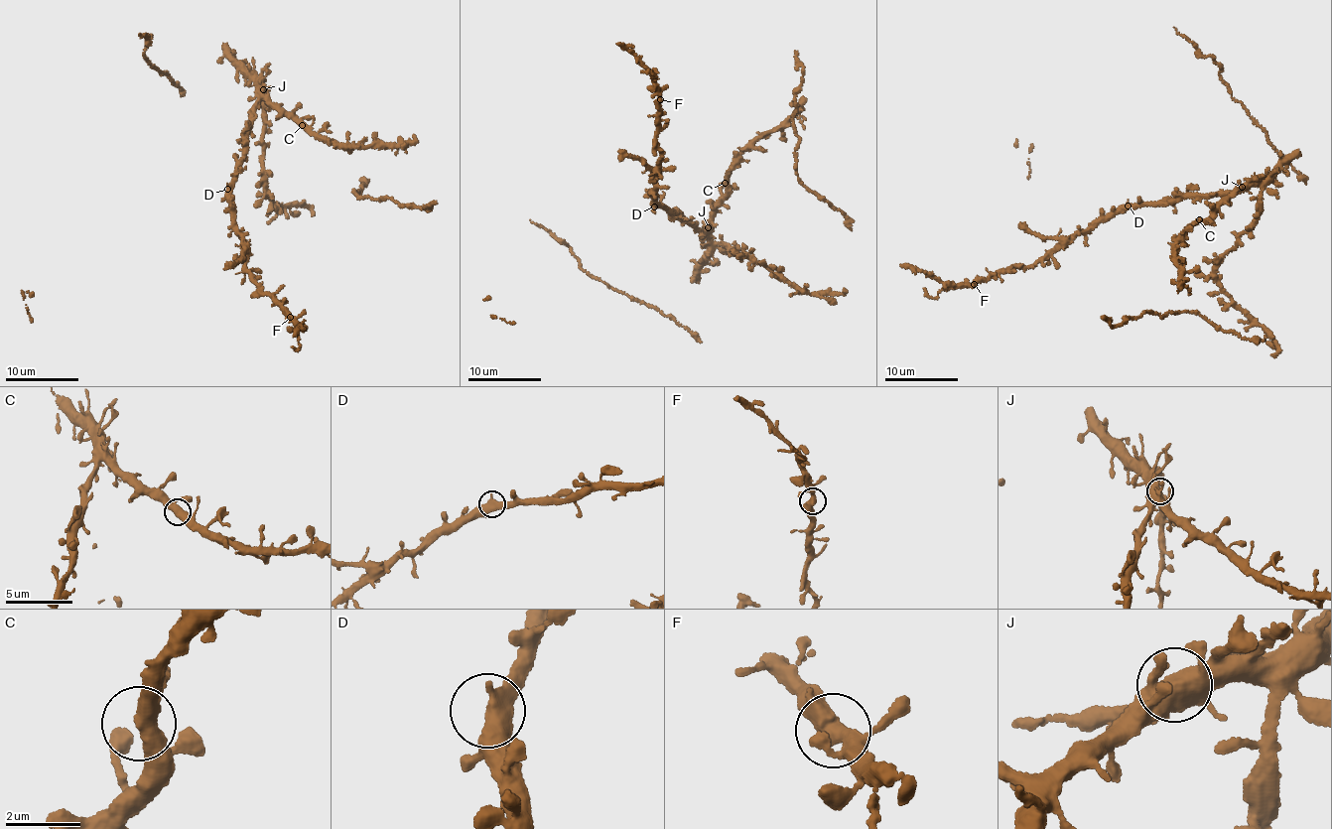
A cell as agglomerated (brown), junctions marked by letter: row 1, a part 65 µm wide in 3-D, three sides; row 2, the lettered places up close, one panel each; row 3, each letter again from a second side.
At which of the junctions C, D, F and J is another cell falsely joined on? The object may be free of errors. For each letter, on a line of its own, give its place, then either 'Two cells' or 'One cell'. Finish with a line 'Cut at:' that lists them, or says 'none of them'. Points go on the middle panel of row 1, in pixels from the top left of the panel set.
C: Place: (725, 183). One cell
D: Place: (654, 207). One cell
F: Place: (660, 99). One cell
J: Place: (708, 227). One cell
Cut at: none of them

